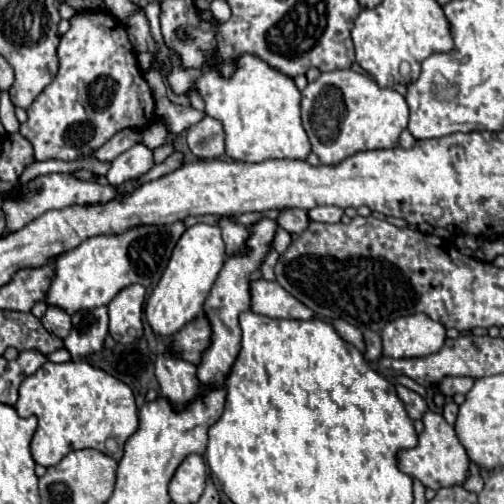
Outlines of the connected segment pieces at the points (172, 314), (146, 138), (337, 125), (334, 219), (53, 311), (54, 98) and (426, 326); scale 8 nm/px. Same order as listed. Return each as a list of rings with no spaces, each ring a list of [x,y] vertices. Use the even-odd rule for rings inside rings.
[[[197,223],[189,227],[173,249],[167,269],[163,271],[157,287],[145,305],[145,317],[157,337],[169,339],[189,321],[193,321],[205,305],[205,299],[225,263],[225,243],[221,239],[221,229],[217,225]]]
[[[153,121],[145,131],[143,131],[143,145],[147,145],[149,149],[157,149],[159,145],[165,143],[167,137],[167,129],[161,121]]]
[[[339,69],[339,71],[329,71],[321,73],[319,79],[309,83],[303,89],[303,99],[301,99],[301,117],[303,117],[303,127],[309,135],[311,141],[311,151],[319,157],[323,165],[337,165],[345,157],[367,151],[367,149],[389,149],[399,143],[401,131],[407,127],[409,121],[409,107],[405,103],[405,97],[397,93],[395,89],[381,89],[375,81],[367,79],[365,75],[353,71],[353,69]]]
[[[313,207],[309,211],[311,221],[321,221],[321,223],[339,223],[343,217],[343,211],[339,207]]]
[[[49,305],[49,309],[47,309],[45,317],[41,319],[41,323],[49,333],[53,333],[61,339],[65,339],[71,331],[71,315],[67,315],[67,311],[63,311],[61,307],[51,307]]]
[[[79,11],[69,19],[69,23],[71,27],[57,47],[59,71],[37,95],[31,107],[27,107],[29,119],[19,129],[19,133],[31,141],[35,161],[75,161],[79,157],[91,157],[117,131],[127,127],[145,127],[149,123],[149,115],[155,115],[153,93],[137,67],[137,55],[129,43],[125,27],[109,11]]]
[[[423,313],[393,319],[381,331],[385,357],[425,357],[445,343],[445,327]]]

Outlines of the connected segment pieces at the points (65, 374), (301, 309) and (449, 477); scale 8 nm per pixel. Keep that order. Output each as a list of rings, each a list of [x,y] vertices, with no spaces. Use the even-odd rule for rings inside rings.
[[[67,361],[67,363],[51,363],[41,365],[31,377],[27,377],[19,387],[19,401],[15,405],[21,417],[35,415],[39,419],[39,427],[31,441],[33,461],[51,467],[59,463],[67,453],[79,449],[97,449],[119,461],[124,454],[125,441],[139,429],[139,413],[135,405],[133,391],[113,375],[97,369],[85,361]]]
[[[253,279],[249,283],[251,291],[251,309],[255,313],[267,317],[281,317],[281,319],[311,319],[315,317],[309,307],[299,303],[293,295],[283,291],[277,281],[267,279]]]
[[[425,411],[423,415],[423,431],[419,435],[419,443],[411,449],[403,449],[397,453],[397,463],[399,469],[413,479],[419,479],[425,487],[439,489],[439,487],[451,487],[451,485],[461,485],[467,477],[469,469],[469,457],[465,453],[465,447],[459,443],[453,425],[449,425],[443,415]]]

